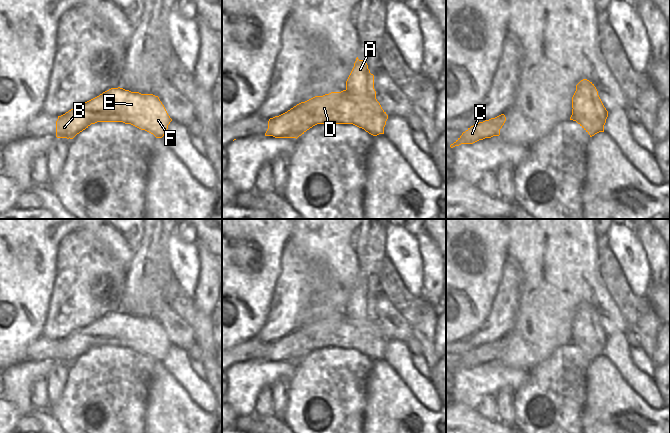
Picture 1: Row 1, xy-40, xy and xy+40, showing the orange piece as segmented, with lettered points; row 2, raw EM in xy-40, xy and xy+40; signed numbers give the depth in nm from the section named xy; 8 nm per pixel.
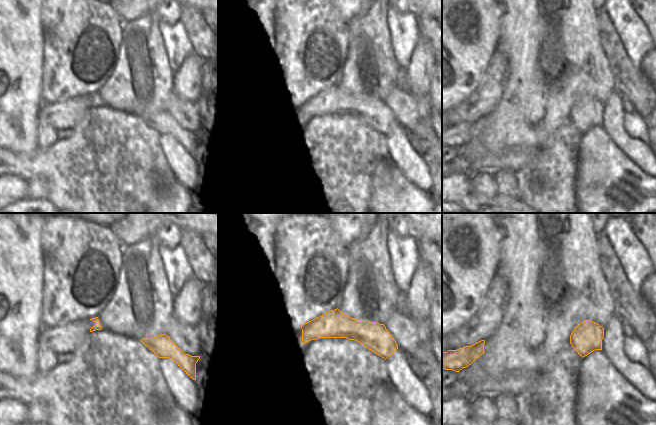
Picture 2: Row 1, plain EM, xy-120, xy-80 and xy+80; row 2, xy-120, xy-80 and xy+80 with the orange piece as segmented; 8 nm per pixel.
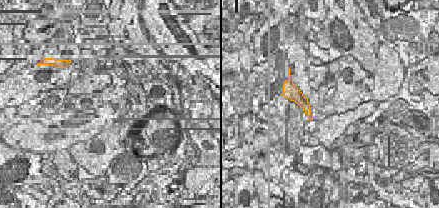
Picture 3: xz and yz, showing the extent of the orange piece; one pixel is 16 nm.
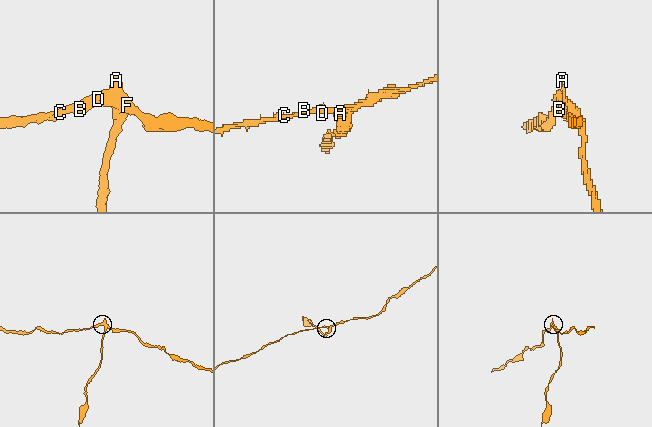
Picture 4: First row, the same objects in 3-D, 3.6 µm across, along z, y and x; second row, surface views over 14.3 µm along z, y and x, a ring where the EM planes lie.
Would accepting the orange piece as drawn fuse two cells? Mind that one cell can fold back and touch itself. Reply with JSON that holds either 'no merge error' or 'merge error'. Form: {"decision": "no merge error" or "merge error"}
{"decision": "merge error"}

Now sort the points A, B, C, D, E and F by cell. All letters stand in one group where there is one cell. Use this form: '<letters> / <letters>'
A / B C D E F

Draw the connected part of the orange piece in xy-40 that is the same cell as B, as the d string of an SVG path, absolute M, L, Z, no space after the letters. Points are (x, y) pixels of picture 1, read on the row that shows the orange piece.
M118 87L58 116L56 137L73 139L97 122L123 122L162 138L171 121L158 96Z

